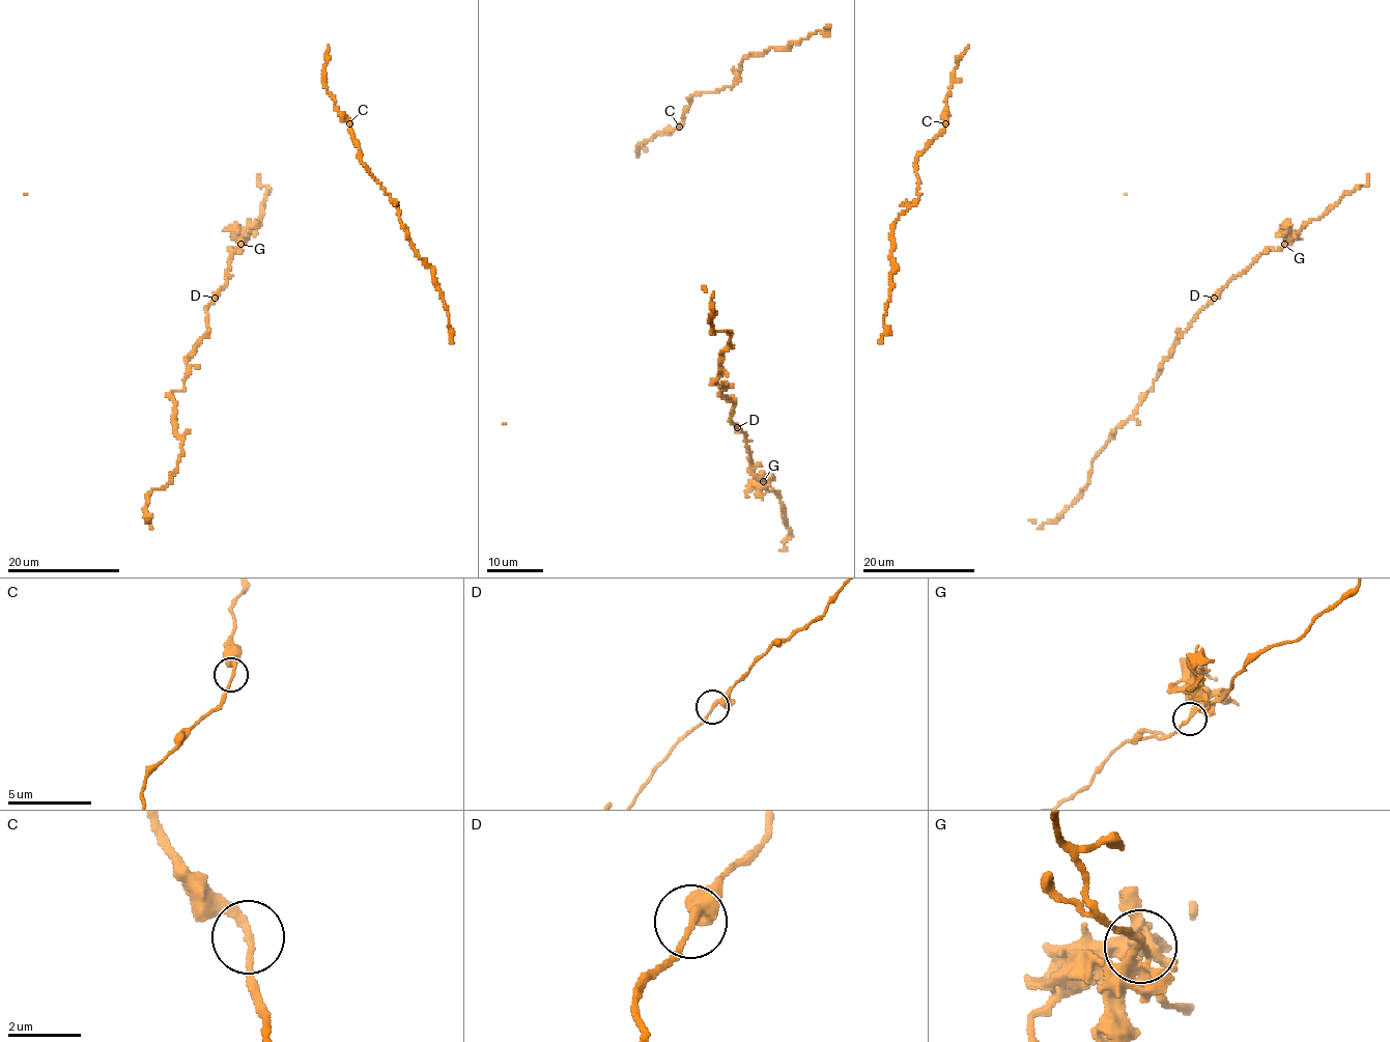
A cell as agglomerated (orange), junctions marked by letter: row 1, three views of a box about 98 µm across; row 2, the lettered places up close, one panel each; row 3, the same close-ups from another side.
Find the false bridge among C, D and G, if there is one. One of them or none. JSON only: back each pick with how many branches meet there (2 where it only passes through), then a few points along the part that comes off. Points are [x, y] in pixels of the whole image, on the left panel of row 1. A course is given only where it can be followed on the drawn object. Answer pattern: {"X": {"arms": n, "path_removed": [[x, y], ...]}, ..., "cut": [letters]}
{"G": {"arms": 2, "path_removed": [[242, 244], [260, 224]]}, "cut": ["G"]}

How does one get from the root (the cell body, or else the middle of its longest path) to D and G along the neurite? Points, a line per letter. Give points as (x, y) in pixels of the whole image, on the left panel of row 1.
D: (210, 330), (207, 335), (206, 310), (215, 298)
G: (210, 330), (207, 335), (206, 310), (225, 286), (230, 266), (228, 259), (242, 244)

